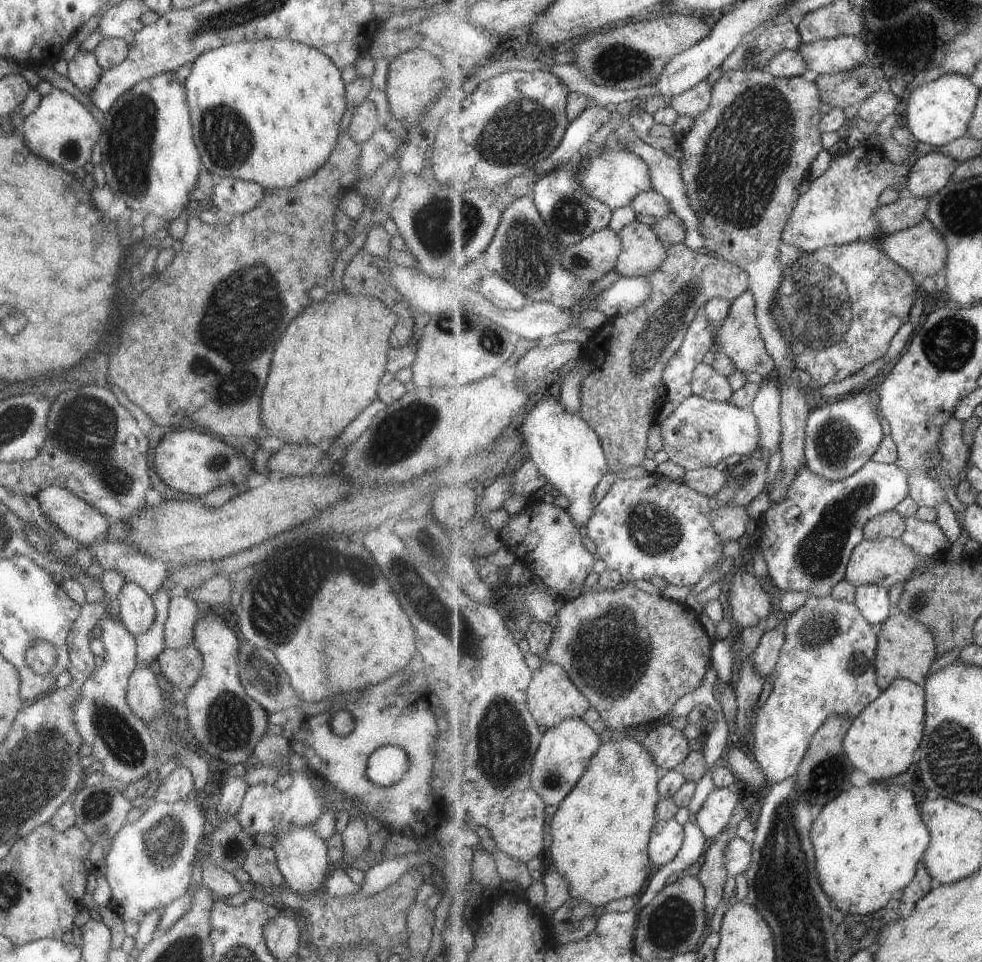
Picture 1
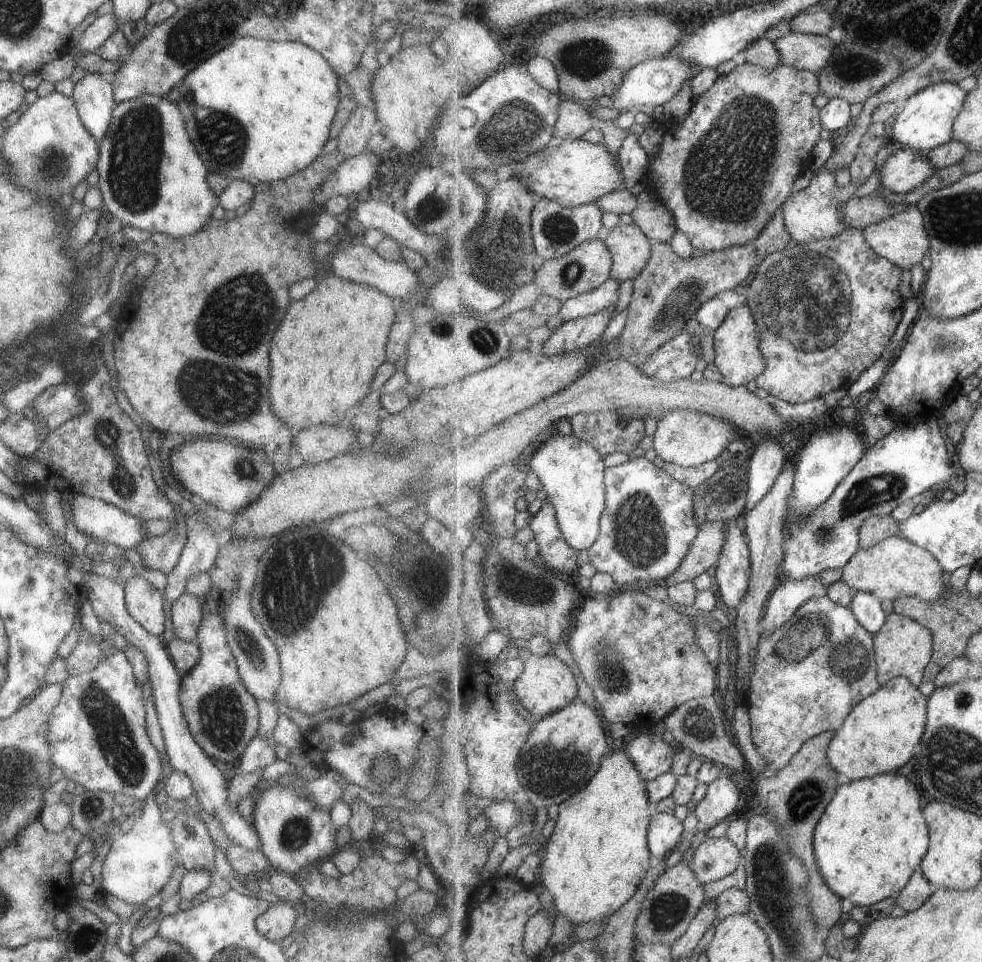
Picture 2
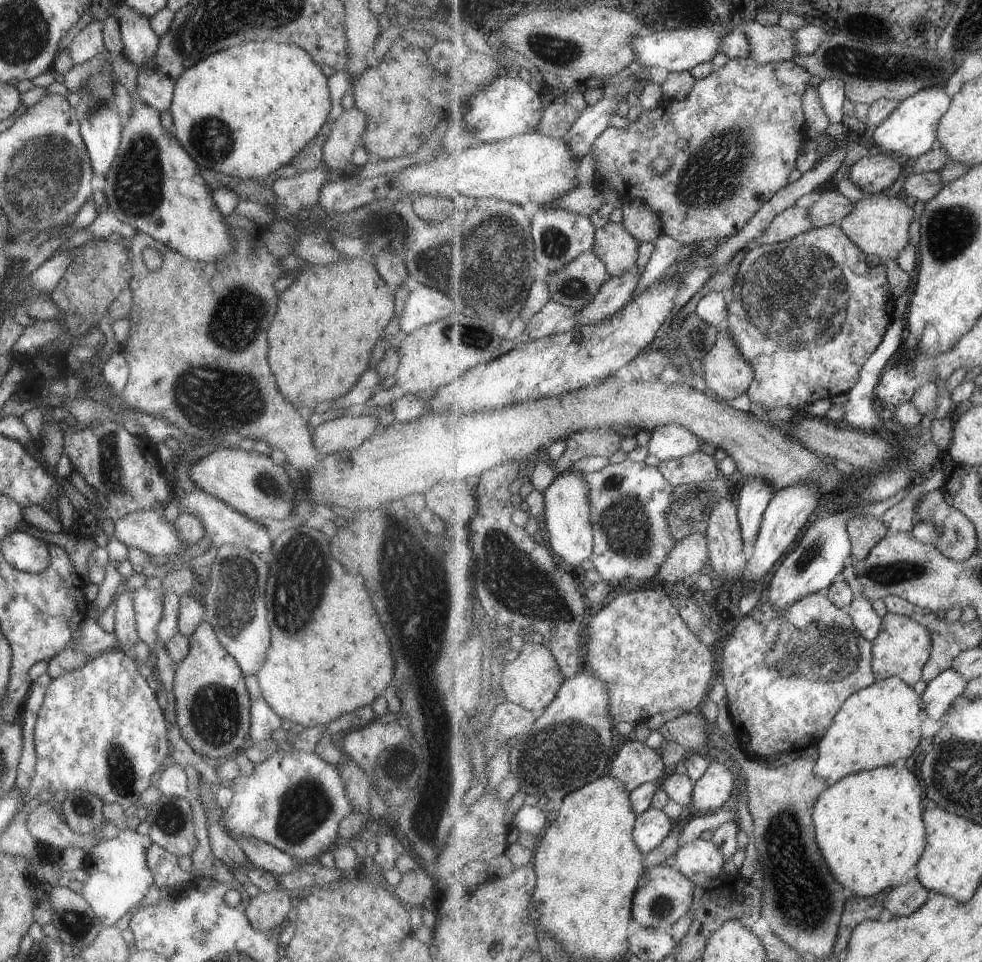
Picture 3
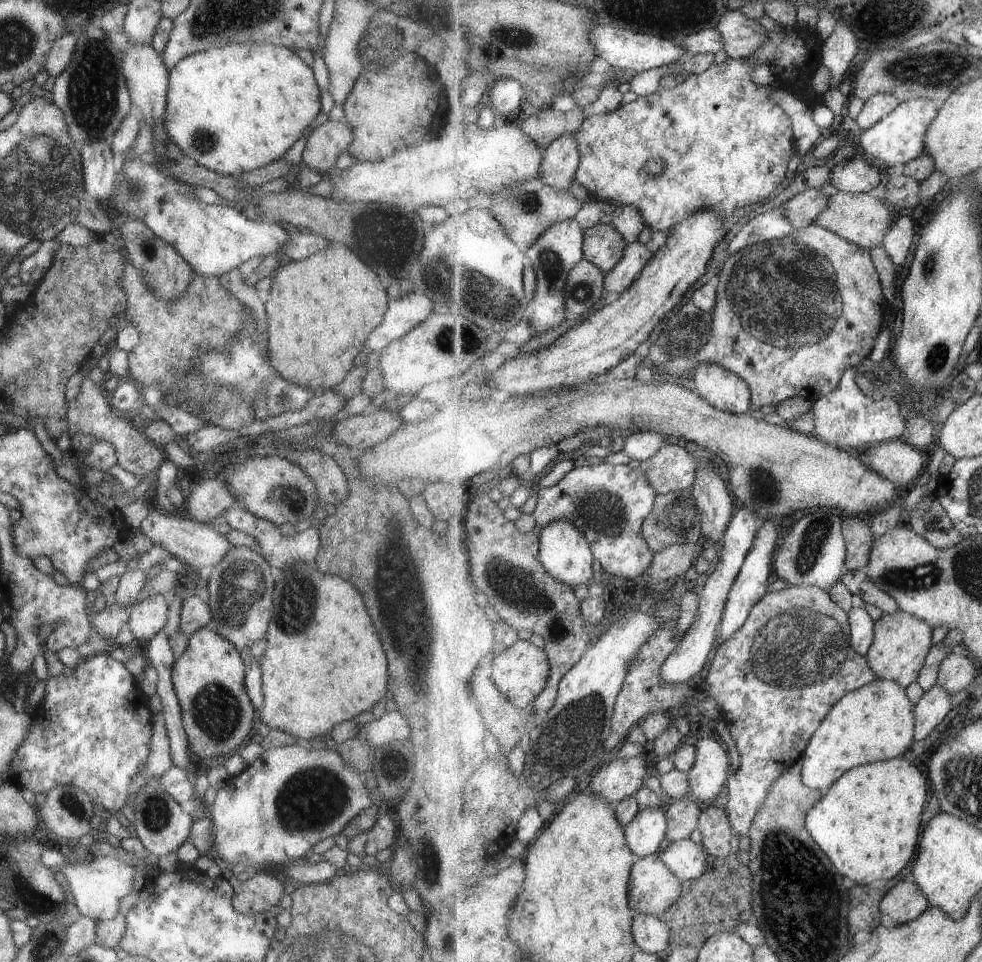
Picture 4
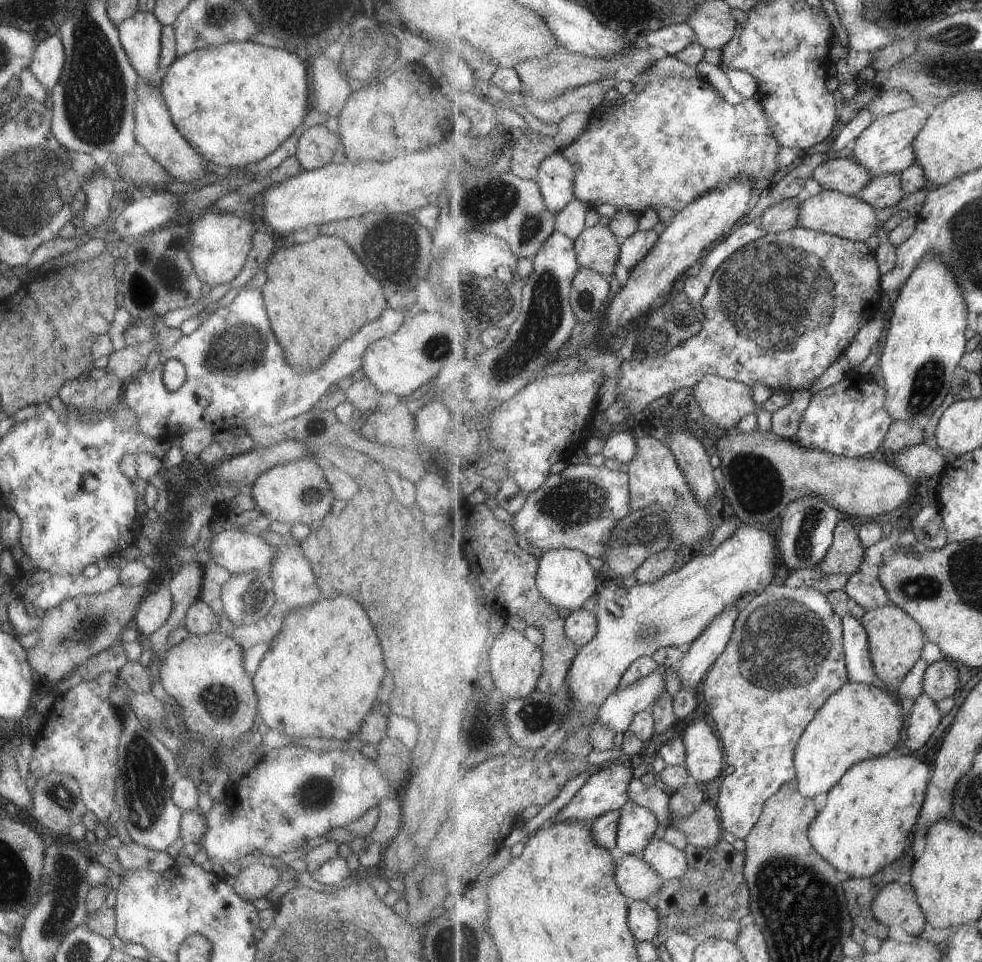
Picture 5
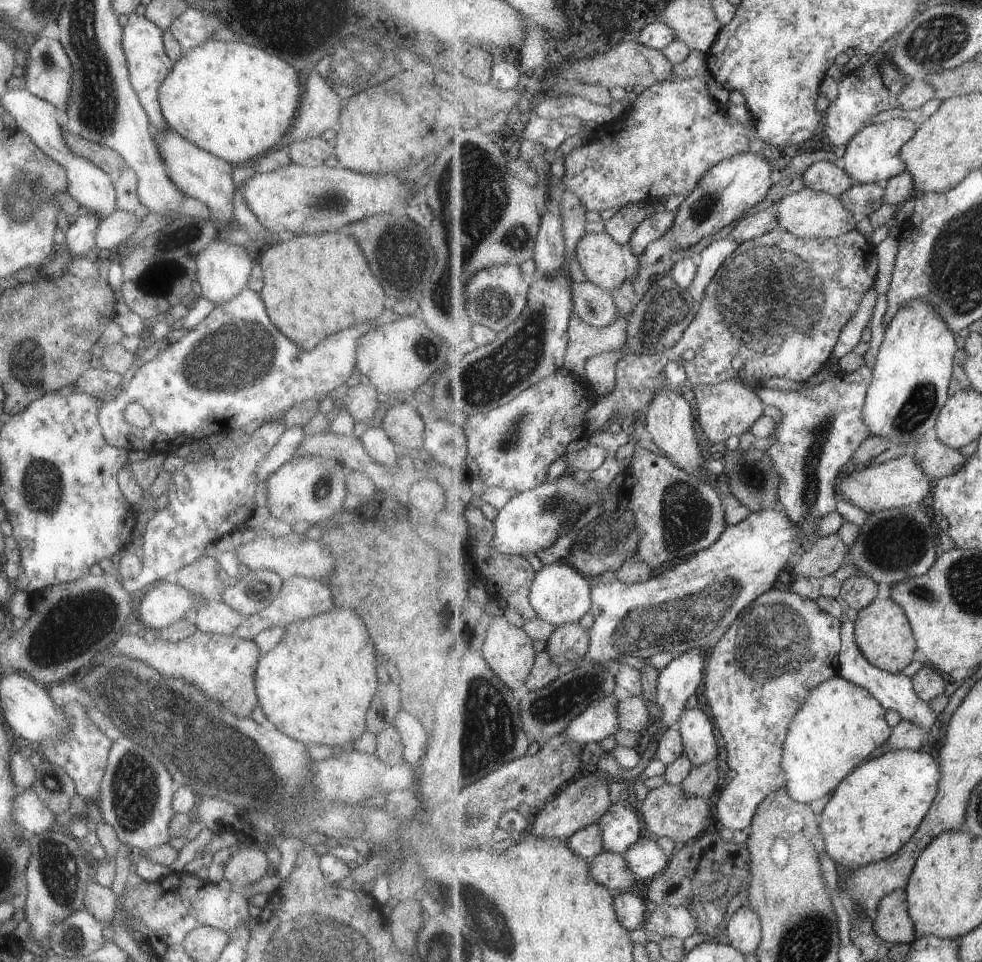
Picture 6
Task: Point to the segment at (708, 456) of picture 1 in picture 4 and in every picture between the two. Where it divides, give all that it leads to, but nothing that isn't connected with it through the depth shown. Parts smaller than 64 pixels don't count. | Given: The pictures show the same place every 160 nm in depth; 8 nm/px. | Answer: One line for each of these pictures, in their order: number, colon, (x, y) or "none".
2: (687, 438)
3: (670, 442)
4: (640, 446)

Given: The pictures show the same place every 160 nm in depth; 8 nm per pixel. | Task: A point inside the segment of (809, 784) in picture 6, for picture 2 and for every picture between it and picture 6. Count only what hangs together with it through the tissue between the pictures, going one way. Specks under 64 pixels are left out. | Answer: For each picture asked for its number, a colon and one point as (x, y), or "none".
2: (881, 734)
3: (881, 724)
4: (875, 723)
5: (860, 721)

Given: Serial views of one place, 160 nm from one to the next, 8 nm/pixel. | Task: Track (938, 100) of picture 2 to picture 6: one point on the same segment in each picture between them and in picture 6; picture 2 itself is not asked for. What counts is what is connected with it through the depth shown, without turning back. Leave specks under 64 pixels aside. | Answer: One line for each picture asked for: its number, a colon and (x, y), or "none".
3: (911, 131)
4: (900, 138)
5: (886, 146)
6: (873, 156)

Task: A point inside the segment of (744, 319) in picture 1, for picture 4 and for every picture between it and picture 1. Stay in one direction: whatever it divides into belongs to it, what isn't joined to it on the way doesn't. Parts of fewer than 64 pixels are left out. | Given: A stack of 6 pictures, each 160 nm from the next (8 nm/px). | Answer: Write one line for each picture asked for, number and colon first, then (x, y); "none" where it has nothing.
2: (739, 359)
3: (727, 374)
4: (727, 391)

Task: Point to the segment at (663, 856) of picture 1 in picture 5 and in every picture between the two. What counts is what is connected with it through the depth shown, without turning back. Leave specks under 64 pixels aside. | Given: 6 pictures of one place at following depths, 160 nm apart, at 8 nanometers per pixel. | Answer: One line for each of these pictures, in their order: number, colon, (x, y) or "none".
2: (665, 834)
3: (652, 827)
4: (645, 834)
5: (637, 825)

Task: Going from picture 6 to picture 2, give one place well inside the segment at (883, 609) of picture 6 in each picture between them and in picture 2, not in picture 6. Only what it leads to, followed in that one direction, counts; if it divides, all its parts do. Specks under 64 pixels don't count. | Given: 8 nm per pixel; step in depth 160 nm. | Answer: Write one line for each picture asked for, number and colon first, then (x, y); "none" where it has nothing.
2: (904, 648)
3: (904, 646)
4: (902, 642)
5: (896, 639)

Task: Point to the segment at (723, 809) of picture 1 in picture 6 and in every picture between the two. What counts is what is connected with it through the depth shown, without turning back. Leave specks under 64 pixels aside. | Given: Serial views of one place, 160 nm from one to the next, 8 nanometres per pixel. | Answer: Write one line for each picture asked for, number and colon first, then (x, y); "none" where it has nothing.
2: (722, 799)
3: (713, 790)
4: (708, 777)
5: (705, 758)
6: (700, 745)

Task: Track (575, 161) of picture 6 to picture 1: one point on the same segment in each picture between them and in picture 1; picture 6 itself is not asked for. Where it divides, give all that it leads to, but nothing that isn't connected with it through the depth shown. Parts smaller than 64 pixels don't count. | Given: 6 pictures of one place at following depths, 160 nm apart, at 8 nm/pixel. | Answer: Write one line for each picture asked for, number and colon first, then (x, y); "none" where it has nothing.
1: (743, 162)
2: (724, 171)
3: (745, 124)
4: (724, 144)
5: (679, 138)

